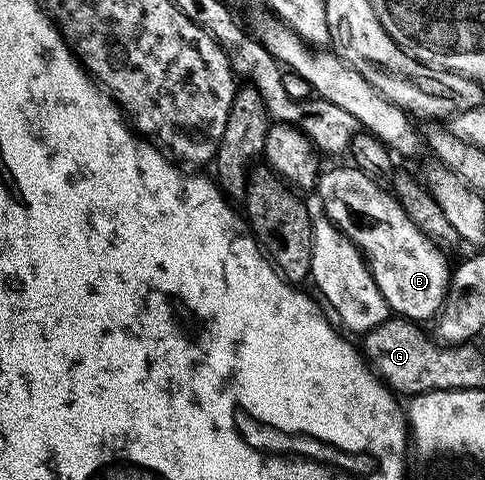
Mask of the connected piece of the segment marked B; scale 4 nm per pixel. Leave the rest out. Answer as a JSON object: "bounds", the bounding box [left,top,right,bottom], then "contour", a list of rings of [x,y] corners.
{"bounds":[317,163,453,323],"contour":[[[351,163],[339,165],[336,169],[326,169],[320,172],[317,182],[317,194],[323,200],[322,212],[359,248],[390,312],[416,323],[425,323],[425,320],[434,318],[443,306],[447,286],[451,283],[453,265],[447,262],[447,253],[418,229],[391,189],[382,189],[370,177],[368,170],[359,170]]]}

